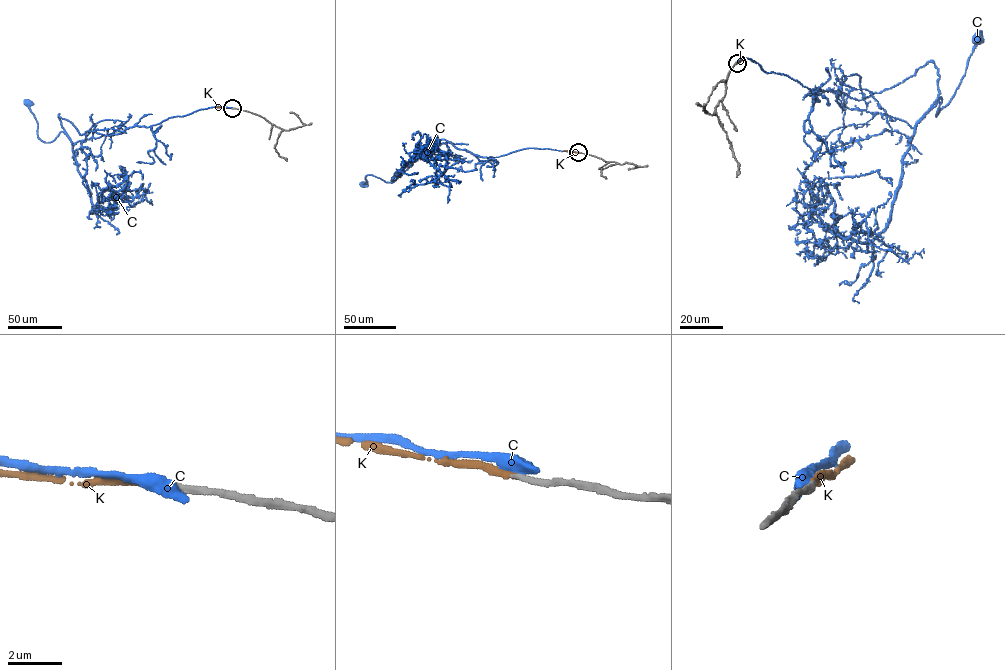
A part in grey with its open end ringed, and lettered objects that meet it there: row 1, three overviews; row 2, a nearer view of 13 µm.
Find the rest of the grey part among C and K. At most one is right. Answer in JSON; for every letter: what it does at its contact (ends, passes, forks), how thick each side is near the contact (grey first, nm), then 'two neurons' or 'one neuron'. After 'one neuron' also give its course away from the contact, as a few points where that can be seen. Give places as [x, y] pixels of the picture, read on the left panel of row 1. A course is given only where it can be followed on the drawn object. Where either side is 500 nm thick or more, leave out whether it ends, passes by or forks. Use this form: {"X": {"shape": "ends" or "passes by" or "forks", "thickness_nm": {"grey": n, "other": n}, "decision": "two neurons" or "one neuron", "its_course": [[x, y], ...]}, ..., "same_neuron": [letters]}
{"C": {"thickness_nm": {"grey": 260, "other": 600}, "decision": "two neurons"}, "K": {"shape": "ends", "thickness_nm": {"grey": 260, "other": 280}, "decision": "one neuron", "its_course": [[232, 108], [216, 107]]}, "same_neuron": ["K"]}

